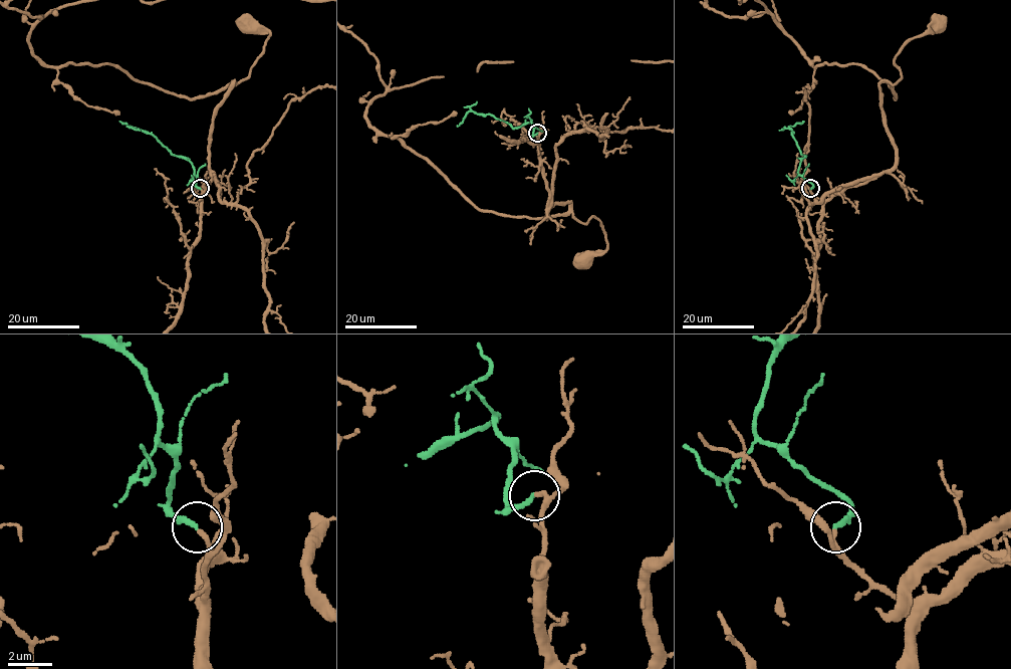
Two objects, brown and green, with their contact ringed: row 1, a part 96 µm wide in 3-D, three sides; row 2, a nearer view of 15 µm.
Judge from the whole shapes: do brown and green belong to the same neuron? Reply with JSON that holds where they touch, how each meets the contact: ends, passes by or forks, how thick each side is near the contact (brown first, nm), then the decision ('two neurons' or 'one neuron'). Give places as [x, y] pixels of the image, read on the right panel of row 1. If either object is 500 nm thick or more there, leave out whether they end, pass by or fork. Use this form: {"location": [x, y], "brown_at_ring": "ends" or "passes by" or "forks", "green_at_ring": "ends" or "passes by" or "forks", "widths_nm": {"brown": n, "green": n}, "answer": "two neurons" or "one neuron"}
{"location": [810, 188], "brown_at_ring": "ends", "green_at_ring": "ends", "widths_nm": {"brown": 200, "green": 240}, "answer": "one neuron"}

